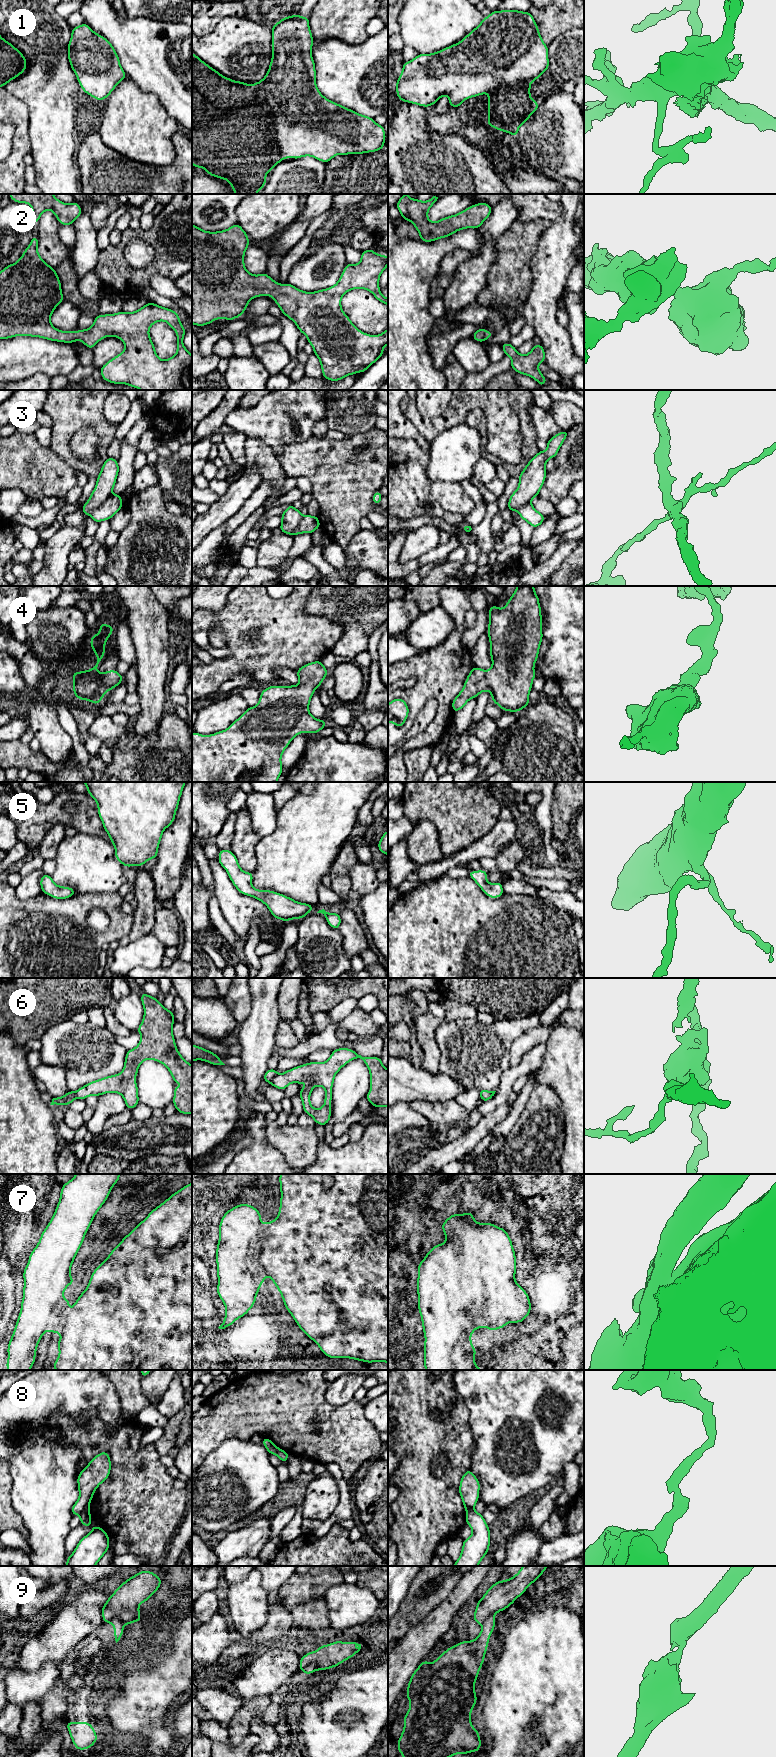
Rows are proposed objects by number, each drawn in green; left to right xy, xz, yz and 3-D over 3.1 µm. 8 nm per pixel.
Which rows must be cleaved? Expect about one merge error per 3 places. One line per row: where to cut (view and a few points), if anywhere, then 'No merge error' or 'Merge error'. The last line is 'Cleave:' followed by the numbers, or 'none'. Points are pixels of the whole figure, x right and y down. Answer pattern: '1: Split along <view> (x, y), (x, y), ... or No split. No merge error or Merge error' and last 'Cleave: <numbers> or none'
1: No split. No merge error
2: No split. No merge error
3: Split along xy (110, 496), (90, 515). Merge error
4: No split. No merge error
5: No split. No merge error
6: Split along xz (277, 1073), (269, 1082). Merge error
7: Split along xy (69, 1269), (45, 1281), (53, 1309), (44, 1330). Merge error
8: Split along xy (87, 1508), (79, 1514). Merge error
9: Split along xz (316, 1666), (309, 1665), (302, 1670). Merge error
Cleave: 3, 6, 7, 8, 9

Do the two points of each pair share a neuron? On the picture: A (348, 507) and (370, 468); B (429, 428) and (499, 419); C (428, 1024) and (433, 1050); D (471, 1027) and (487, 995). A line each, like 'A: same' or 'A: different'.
A: same
B: same
C: same
D: different

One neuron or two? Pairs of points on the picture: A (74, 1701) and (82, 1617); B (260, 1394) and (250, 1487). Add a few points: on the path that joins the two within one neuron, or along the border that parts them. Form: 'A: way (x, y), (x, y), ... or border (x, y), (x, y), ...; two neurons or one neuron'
A: border (99, 1626), (82, 1638), (65, 1658); two neurons
B: border (250, 1438), (226, 1439); two neurons

